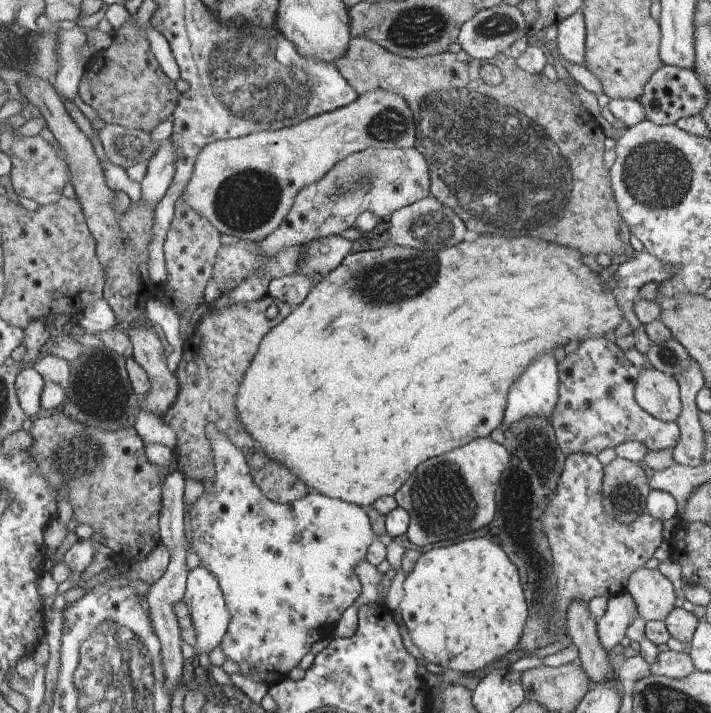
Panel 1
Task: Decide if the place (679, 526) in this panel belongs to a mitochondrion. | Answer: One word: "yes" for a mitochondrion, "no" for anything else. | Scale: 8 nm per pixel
no

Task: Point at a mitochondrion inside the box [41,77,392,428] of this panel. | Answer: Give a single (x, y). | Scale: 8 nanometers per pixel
(245, 201)

